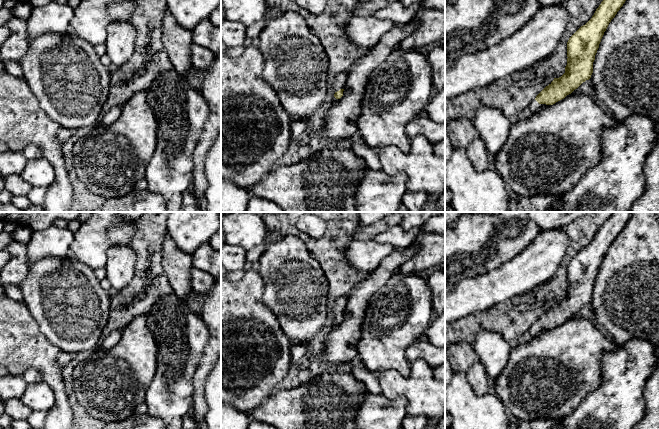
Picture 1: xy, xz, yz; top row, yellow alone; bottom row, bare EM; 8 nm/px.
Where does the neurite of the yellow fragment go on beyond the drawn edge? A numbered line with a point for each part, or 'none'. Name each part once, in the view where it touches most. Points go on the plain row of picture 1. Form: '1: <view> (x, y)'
1: yz (534, 331)

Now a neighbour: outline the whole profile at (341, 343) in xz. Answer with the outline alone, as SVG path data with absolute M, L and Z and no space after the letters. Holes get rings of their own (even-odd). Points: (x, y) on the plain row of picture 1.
M421 236L407 248L395 248L368 277L347 296L343 320L332 326L326 336L324 362L330 366L339 366L358 356L357 343L362 334L362 321L372 295L384 286L396 270L412 257L419 247Z

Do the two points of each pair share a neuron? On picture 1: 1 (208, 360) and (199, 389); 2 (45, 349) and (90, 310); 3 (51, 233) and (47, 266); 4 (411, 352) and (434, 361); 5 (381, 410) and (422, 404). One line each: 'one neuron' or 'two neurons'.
1: one neuron
2: two neurons
3: two neurons
4: one neuron
5: two neurons

